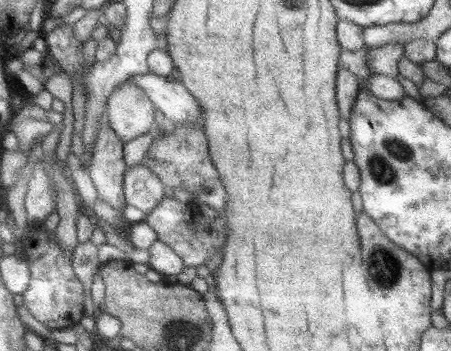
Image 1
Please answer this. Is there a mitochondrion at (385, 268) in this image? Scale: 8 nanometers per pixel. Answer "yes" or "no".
yes

